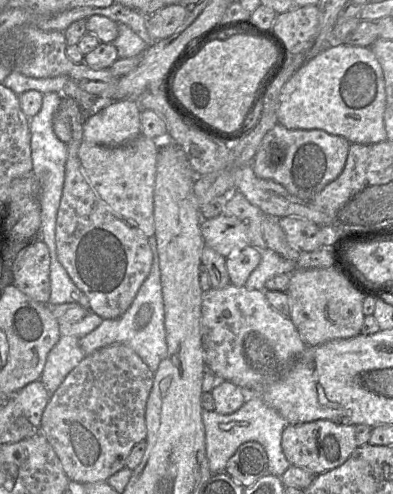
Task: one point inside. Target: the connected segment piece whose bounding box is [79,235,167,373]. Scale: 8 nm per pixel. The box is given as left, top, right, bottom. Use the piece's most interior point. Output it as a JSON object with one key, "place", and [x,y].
{"place":[141,327]}

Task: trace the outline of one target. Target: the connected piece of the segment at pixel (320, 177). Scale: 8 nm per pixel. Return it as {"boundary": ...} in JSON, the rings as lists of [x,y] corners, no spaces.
{"boundary":[[[277,123],[262,139],[252,160],[255,175],[281,184],[290,195],[311,201],[343,171],[351,143],[344,137],[324,130],[291,130]]]}

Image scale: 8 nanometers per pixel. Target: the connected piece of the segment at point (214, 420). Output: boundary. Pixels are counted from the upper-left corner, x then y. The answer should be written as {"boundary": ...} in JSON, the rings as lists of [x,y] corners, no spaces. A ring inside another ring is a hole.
{"boundary":[[[249,395],[240,409],[228,415],[203,409],[202,421],[205,428],[206,455],[212,474],[223,472],[230,457],[246,442],[257,442],[264,448],[268,458],[268,474],[280,477],[291,466],[281,447],[282,432],[287,422],[260,396]]]}

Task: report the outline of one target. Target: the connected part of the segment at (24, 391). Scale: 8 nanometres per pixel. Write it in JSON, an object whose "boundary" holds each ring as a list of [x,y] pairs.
{"boundary":[[[39,380],[30,382],[10,397],[14,397],[28,421],[39,429],[42,414],[51,397],[43,383]]]}

